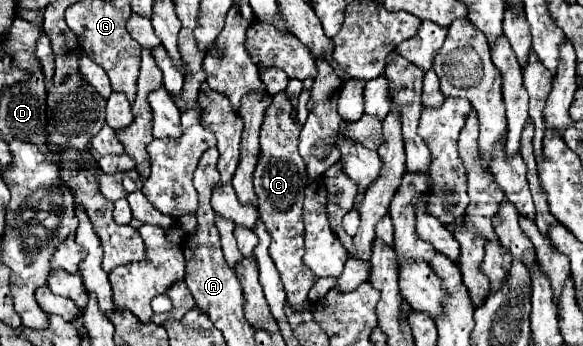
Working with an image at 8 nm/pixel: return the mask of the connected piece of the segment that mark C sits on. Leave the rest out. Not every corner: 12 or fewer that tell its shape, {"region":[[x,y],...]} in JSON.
{"region":[[286,93],[272,97],[254,171],[258,213],[288,303],[316,283],[302,263],[306,167]]}

